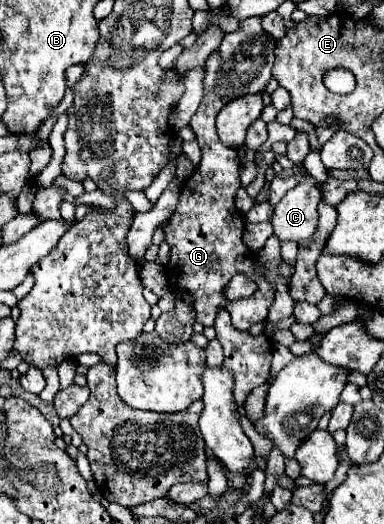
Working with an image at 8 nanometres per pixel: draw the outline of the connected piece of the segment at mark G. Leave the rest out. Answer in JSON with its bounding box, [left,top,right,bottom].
[165,16,275,330]

